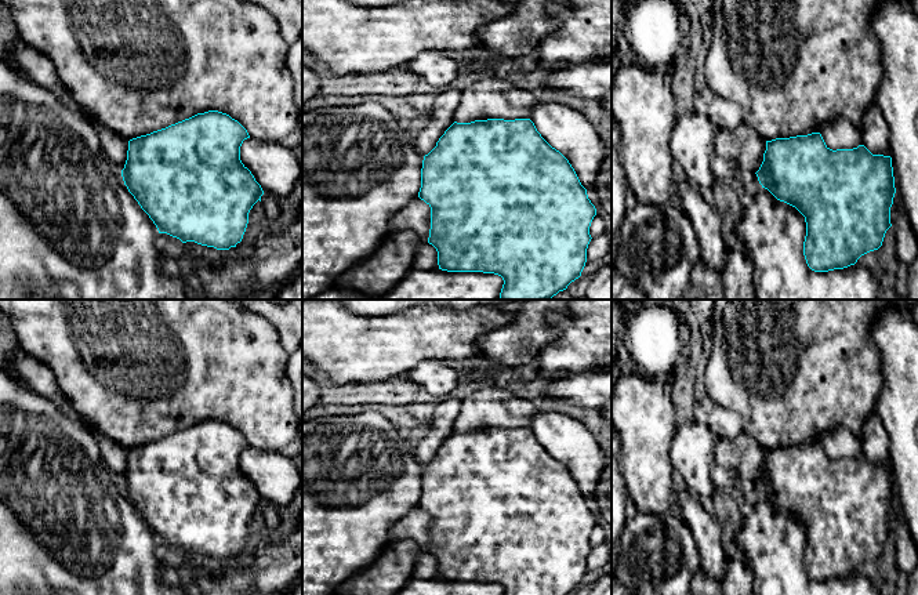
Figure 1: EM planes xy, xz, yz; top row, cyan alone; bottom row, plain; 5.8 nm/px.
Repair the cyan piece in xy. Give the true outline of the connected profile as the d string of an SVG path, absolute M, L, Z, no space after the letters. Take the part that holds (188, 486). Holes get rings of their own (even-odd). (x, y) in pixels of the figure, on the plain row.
M208 420L166 438L128 450L121 486L128 501L149 525L159 543L182 552L195 551L229 559L242 551L248 522L264 504L261 494L240 469L247 439L229 424Z

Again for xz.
M530 428L454 431L439 447L436 456L424 465L418 507L431 516L428 552L436 558L438 574L442 580L494 583L502 587L502 595L569 595L581 585L587 572L587 558L592 548L589 536L596 525L596 518L588 508L587 498L581 494L569 469L541 446Z

